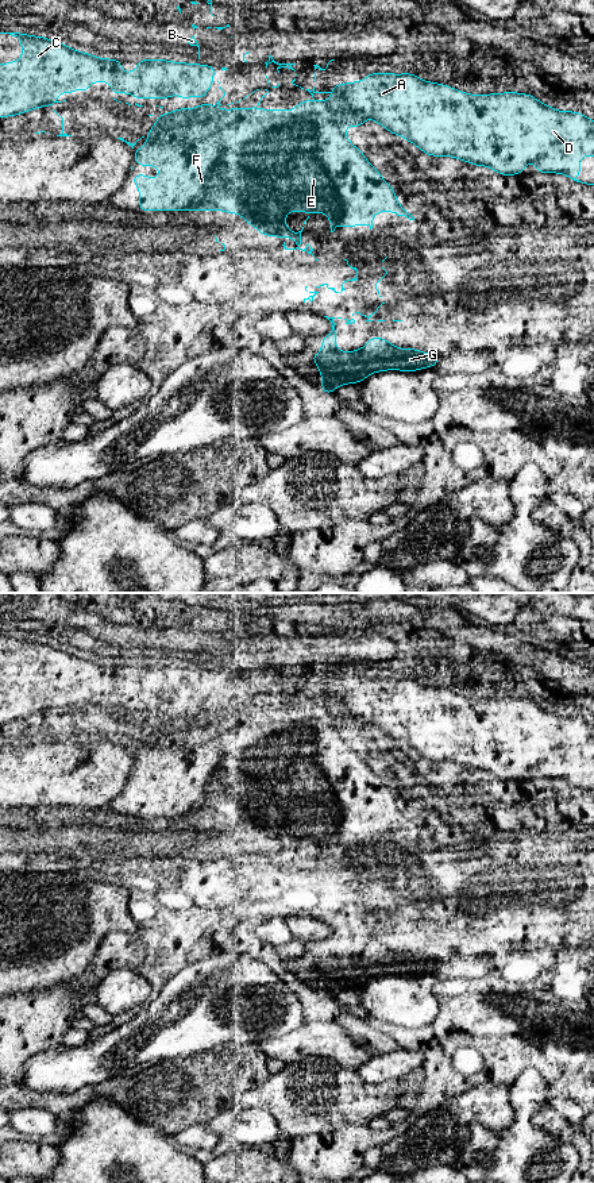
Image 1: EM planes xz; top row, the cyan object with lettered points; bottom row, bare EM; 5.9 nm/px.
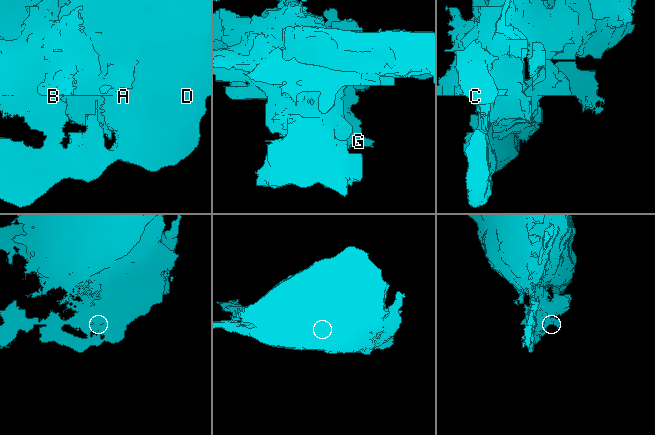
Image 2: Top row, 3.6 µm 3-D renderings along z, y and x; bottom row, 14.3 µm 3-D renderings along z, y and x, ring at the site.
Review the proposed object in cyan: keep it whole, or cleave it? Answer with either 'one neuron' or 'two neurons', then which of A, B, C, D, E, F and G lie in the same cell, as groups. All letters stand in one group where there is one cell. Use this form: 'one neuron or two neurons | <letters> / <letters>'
one neuron | A B C D E F G

